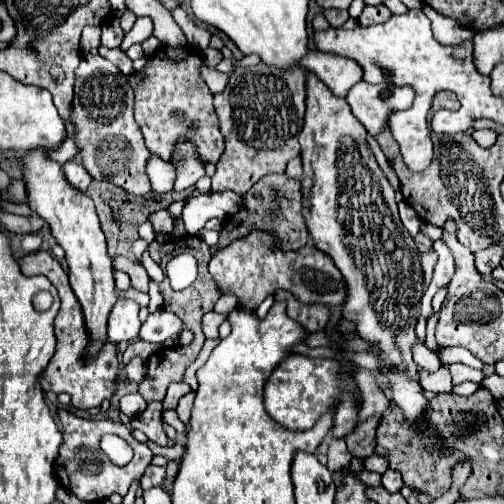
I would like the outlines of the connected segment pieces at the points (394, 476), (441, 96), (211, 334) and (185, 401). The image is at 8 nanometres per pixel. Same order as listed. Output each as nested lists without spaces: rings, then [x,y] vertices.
[[[387,469],[387,471],[383,473],[383,477],[381,477],[381,485],[383,485],[389,493],[395,493],[395,491],[399,491],[399,489],[401,489],[403,479],[401,479],[401,475],[399,475],[397,471]]]
[[[441,91],[433,97],[433,105],[431,105],[431,113],[435,113],[437,109],[459,109],[459,101],[453,93],[449,91]]]
[[[215,311],[205,313],[205,317],[203,317],[203,333],[205,333],[205,337],[217,339],[217,337],[219,337],[219,325],[221,325],[225,319],[227,319],[225,315],[215,313]]]
[[[187,393],[179,399],[179,405],[177,405],[177,413],[179,413],[179,419],[183,423],[187,423],[191,419],[191,411],[193,411],[193,401],[195,401],[195,393]]]

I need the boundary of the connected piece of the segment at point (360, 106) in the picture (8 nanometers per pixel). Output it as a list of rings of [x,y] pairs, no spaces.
[[[361,81],[347,93],[347,103],[367,133],[377,137],[387,129],[387,117],[391,113],[413,105],[413,89],[389,83],[371,85]]]

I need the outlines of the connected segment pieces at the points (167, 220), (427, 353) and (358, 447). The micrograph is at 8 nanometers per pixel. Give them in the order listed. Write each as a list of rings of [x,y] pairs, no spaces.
[[[165,209],[151,213],[147,219],[153,225],[155,233],[171,233],[171,229],[173,229],[173,217]]]
[[[417,341],[415,347],[413,347],[413,359],[415,359],[415,363],[417,363],[421,369],[427,369],[429,373],[435,373],[435,371],[441,367],[439,361],[435,359],[433,351],[427,349],[425,345],[421,345],[419,341]]]
[[[371,417],[365,423],[361,423],[351,435],[347,435],[347,449],[353,457],[367,459],[373,455],[375,449],[375,429],[377,429],[377,419]]]

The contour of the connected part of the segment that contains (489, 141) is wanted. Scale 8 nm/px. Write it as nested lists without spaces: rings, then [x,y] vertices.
[[[479,129],[479,131],[473,131],[473,135],[471,135],[475,141],[477,141],[477,145],[481,145],[481,147],[493,147],[493,143],[495,143],[495,133],[491,131],[491,129]]]

